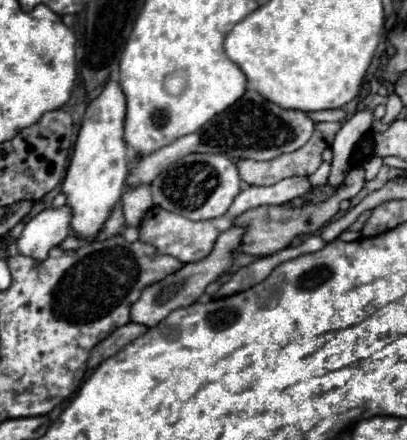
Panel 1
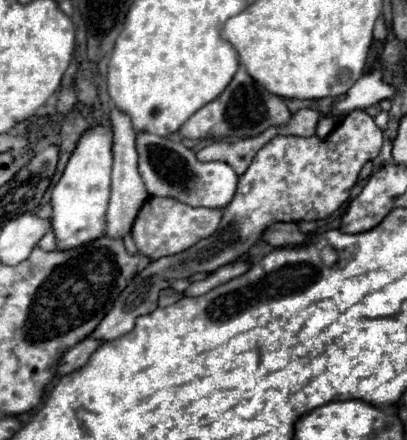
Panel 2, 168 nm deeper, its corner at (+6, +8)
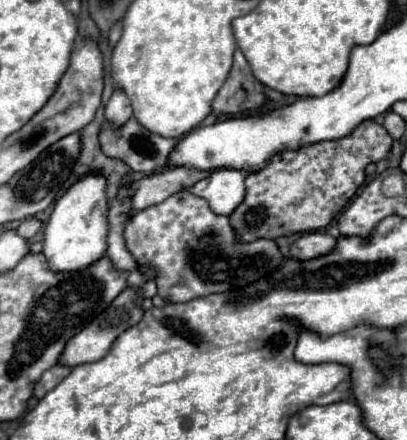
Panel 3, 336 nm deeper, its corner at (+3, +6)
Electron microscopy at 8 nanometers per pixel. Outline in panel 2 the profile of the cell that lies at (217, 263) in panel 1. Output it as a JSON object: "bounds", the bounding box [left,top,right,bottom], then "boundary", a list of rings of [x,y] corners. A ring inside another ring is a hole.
{"bounds":[88,110,382,342],"boundary":[[[354,110],[346,114],[326,138],[272,138],[254,156],[250,168],[240,176],[236,196],[224,208],[224,218],[216,234],[206,240],[200,240],[196,246],[188,248],[182,254],[160,258],[146,266],[142,272],[138,272],[134,280],[120,292],[112,310],[102,318],[102,322],[88,338],[110,342],[128,334],[134,328],[138,316],[148,314],[156,308],[158,292],[162,288],[168,288],[168,280],[188,278],[198,272],[214,272],[220,266],[238,260],[262,238],[268,226],[276,222],[310,222],[328,218],[350,198],[350,190],[356,184],[362,166],[380,154],[382,144],[382,130],[364,110]]]}

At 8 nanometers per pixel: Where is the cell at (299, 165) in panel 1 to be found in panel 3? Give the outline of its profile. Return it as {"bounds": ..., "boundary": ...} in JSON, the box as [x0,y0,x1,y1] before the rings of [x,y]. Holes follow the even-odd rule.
{"bounds":[133,166,213,214],"boundary":[[[177,166],[177,168],[165,168],[159,174],[143,176],[137,182],[137,192],[133,196],[133,214],[163,202],[165,198],[187,186],[193,186],[195,182],[207,178],[211,172],[213,170],[187,170],[185,166]]]}

